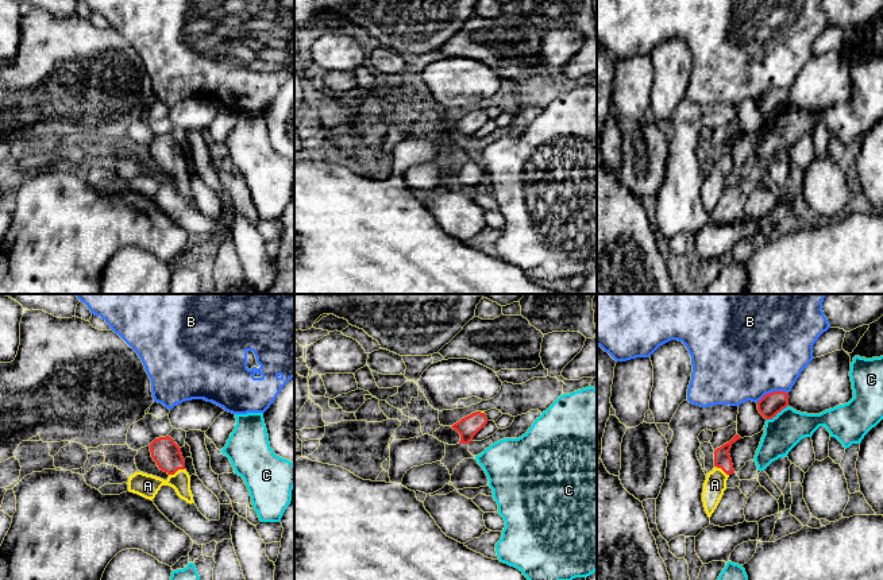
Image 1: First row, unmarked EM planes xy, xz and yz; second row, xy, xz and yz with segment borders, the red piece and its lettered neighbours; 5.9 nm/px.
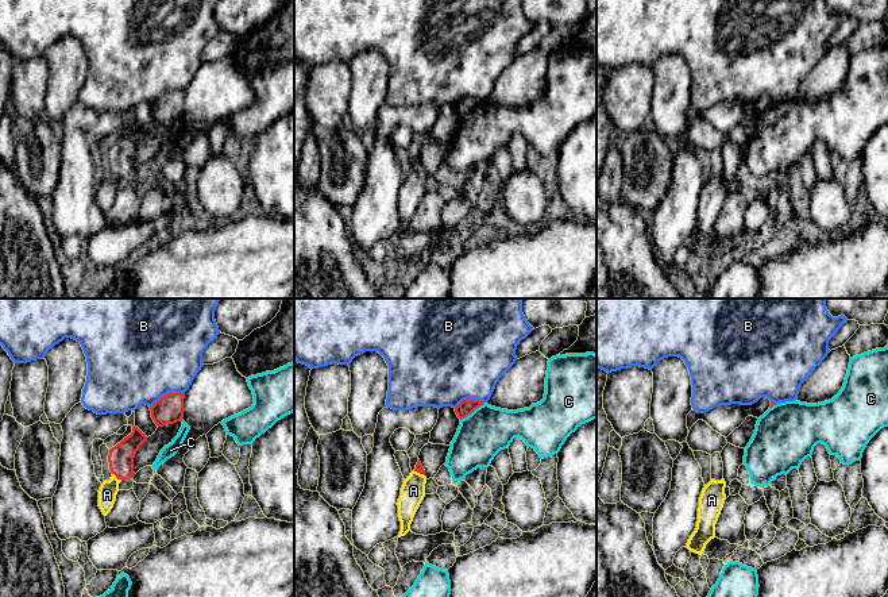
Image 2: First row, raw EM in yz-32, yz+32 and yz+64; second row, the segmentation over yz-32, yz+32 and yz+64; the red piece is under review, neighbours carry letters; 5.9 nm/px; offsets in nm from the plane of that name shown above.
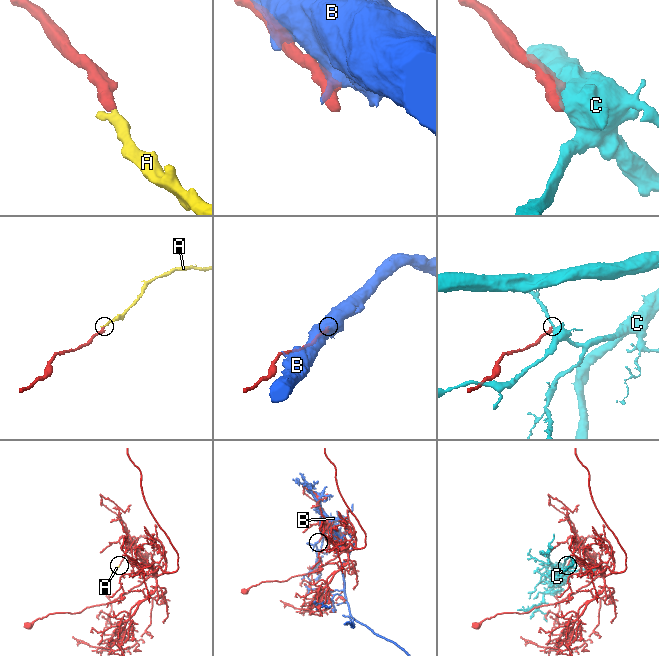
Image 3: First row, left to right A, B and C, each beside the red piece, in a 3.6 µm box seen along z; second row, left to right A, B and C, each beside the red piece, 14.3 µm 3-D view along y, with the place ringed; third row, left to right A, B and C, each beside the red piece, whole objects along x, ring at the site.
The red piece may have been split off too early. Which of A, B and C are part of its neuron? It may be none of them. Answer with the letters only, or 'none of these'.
A

